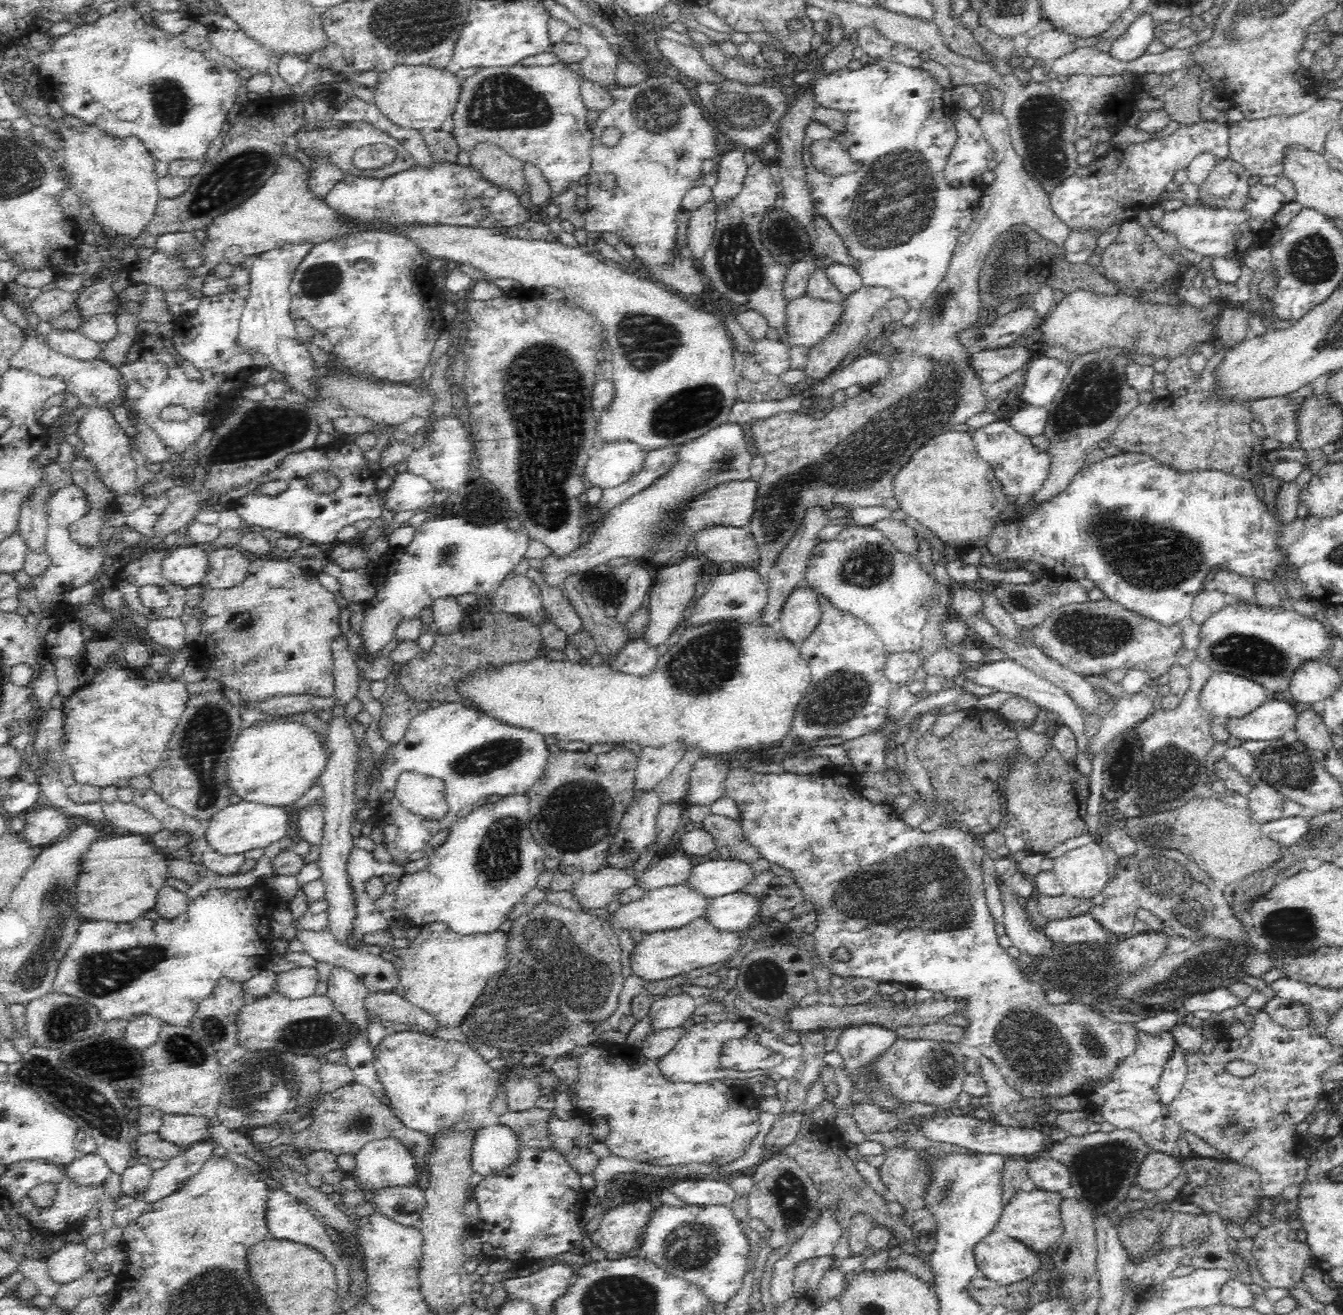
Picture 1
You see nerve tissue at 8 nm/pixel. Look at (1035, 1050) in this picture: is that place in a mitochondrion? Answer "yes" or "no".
yes

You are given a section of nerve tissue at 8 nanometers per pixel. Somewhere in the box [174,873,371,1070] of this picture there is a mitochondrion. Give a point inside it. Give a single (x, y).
(314, 1034)

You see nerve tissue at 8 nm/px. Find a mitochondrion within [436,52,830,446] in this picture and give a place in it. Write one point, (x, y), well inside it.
(501, 101)

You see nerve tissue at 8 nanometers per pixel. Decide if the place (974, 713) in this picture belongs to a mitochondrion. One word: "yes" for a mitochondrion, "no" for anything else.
no

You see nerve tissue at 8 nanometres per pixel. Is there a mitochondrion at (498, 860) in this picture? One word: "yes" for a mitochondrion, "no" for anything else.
yes

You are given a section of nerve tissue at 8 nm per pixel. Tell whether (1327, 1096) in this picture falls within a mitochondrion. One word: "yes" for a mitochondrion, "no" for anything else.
no

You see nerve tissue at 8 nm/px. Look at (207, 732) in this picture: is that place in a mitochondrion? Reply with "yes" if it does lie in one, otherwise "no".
yes

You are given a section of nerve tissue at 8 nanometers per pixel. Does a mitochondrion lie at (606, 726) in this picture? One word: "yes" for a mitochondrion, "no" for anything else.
no

